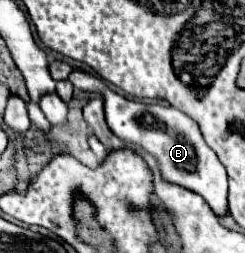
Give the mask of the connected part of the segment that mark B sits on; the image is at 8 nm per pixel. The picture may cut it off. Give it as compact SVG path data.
M74 69L70 75L70 81L74 87L82 91L98 91L104 97L104 113L106 113L106 123L110 131L120 137L126 145L132 143L146 153L150 153L158 161L160 175L176 183L180 187L186 187L200 197L212 207L212 211L218 217L228 215L228 181L226 181L226 169L216 157L216 153L206 145L202 139L202 133L198 129L198 123L190 119L186 113L170 107L170 105L144 105L132 99L126 99L118 93L114 93L100 77L84 73Z

